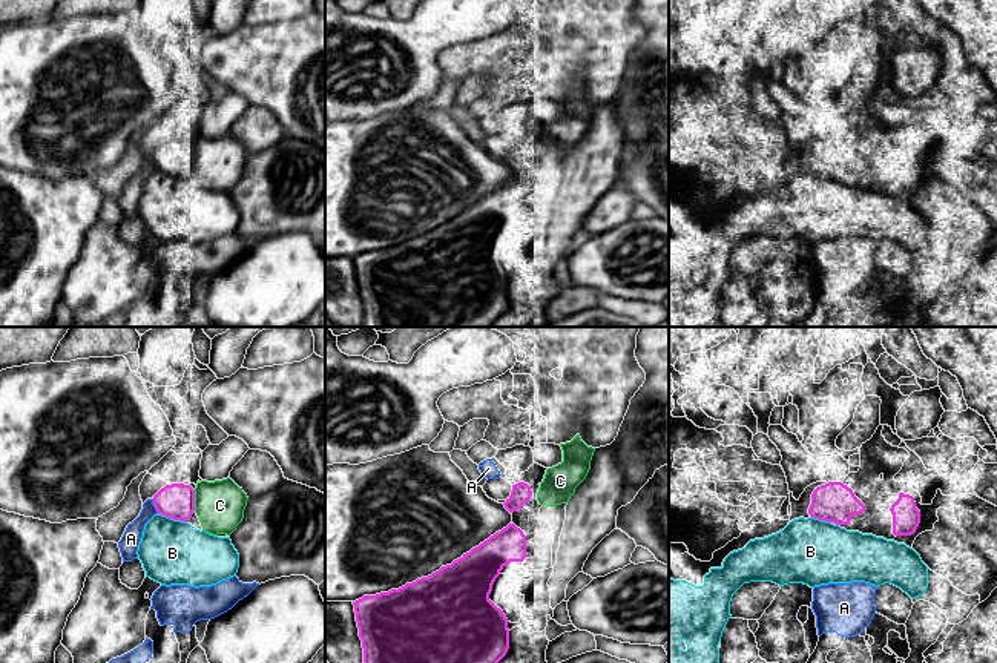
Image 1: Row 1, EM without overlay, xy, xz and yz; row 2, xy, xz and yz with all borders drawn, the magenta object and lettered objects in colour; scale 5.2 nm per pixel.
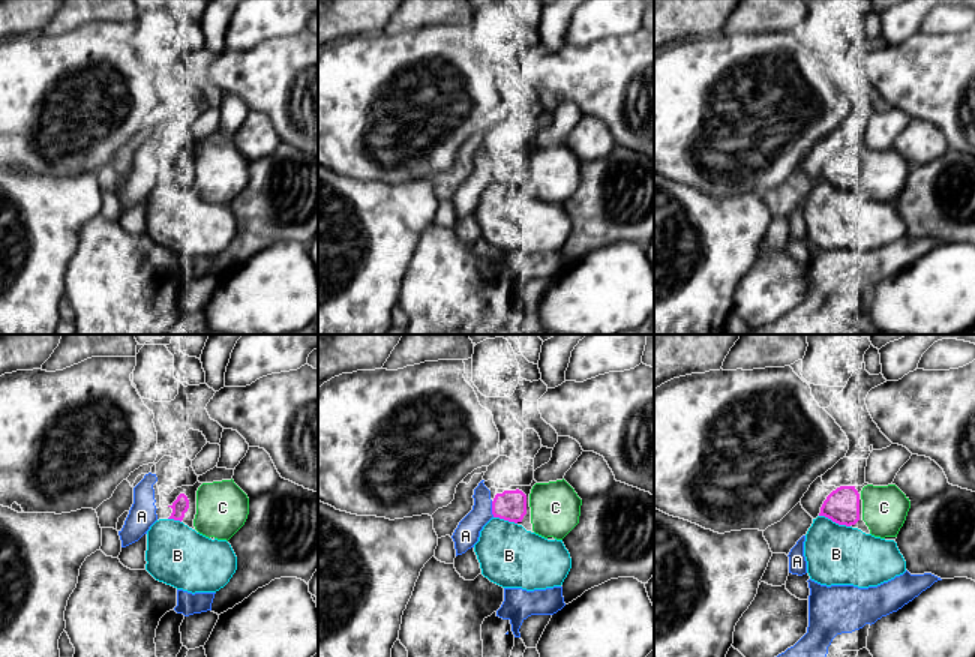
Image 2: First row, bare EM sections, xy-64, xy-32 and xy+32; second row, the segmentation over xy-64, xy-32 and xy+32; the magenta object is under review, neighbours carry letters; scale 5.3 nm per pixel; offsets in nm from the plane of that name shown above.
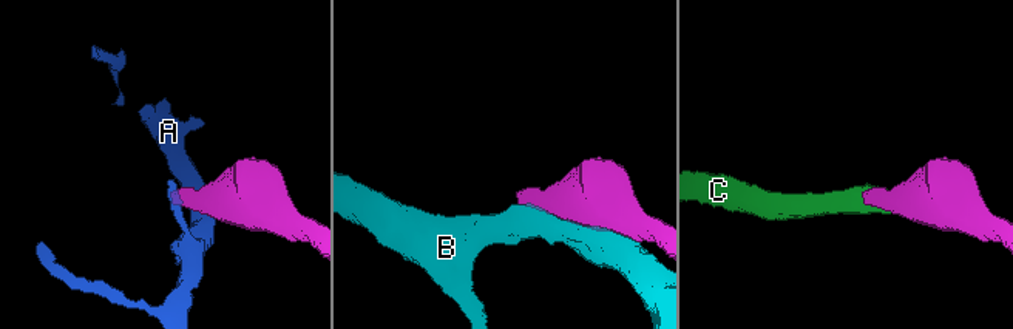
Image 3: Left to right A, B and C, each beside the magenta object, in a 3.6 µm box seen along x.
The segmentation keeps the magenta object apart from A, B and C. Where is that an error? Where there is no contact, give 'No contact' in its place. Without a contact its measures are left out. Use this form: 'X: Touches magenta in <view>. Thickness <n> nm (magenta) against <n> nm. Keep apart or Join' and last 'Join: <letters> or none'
A: Touches magenta in xy. Thickness 190 nm (magenta) against 100 nm. Keep apart
B: Touches magenta in xy. Thickness 190 nm (magenta) against 340 nm. Keep apart
C: Touches magenta in xy. Thickness 190 nm (magenta) against 260 nm. Join
Join: C

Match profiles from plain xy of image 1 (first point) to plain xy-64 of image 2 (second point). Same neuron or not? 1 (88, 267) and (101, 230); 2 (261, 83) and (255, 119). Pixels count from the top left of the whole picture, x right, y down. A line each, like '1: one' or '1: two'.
1: one
2: two

